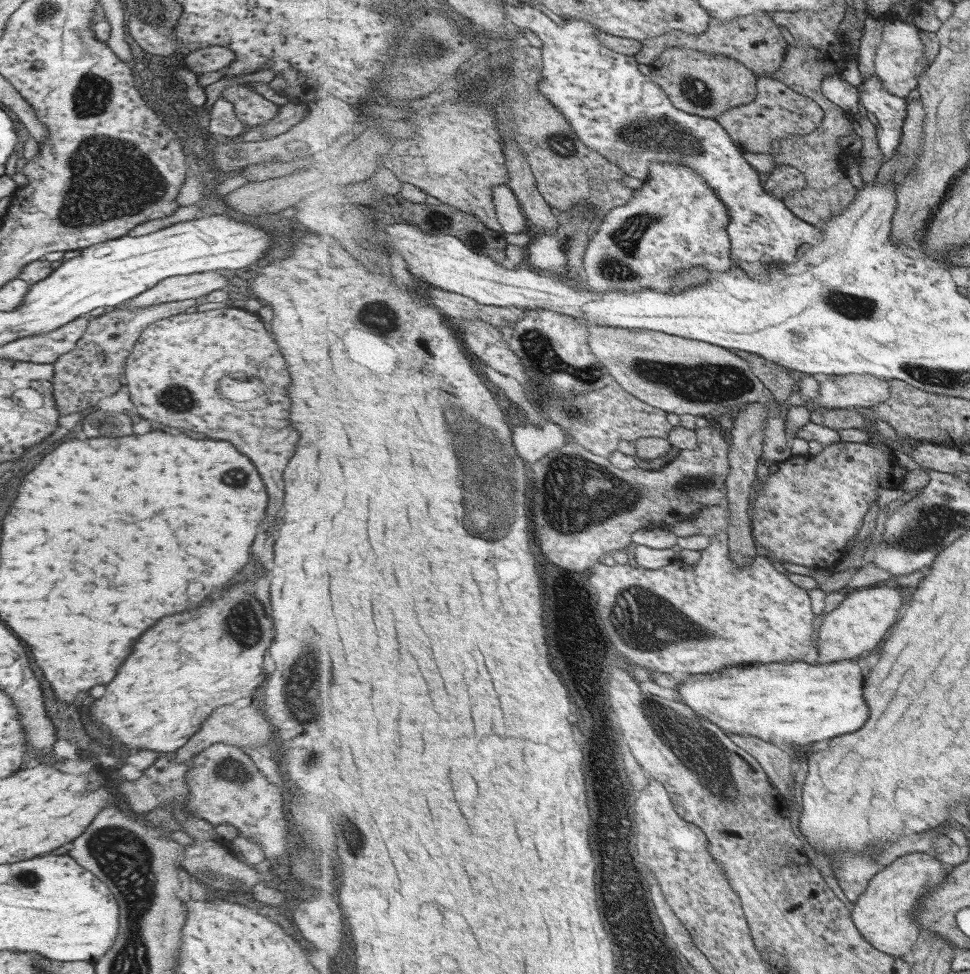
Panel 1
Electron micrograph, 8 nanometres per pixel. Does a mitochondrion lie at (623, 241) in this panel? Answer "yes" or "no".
yes

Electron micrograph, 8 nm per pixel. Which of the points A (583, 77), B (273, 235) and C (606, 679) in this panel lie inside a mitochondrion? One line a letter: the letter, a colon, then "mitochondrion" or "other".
A: other
B: other
C: other

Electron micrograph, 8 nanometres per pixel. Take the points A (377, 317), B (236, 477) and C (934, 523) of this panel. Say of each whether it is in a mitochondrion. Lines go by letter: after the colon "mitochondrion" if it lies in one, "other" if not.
A: mitochondrion
B: mitochondrion
C: mitochondrion

